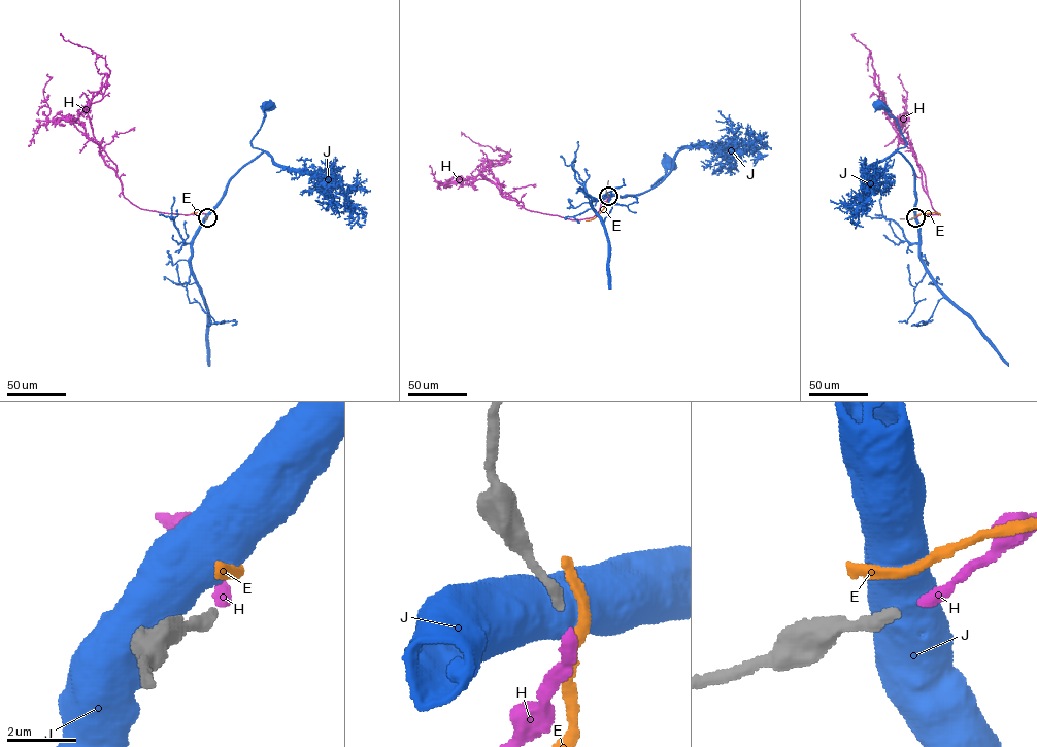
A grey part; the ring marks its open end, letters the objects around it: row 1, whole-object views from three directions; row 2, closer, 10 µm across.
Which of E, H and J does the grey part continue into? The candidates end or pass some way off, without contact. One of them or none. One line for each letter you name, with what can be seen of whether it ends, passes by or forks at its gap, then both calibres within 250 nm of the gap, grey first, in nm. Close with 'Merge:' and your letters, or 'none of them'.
H: It ends there. Thickness 320 nm (grey) against 360 nm
Merge: H

